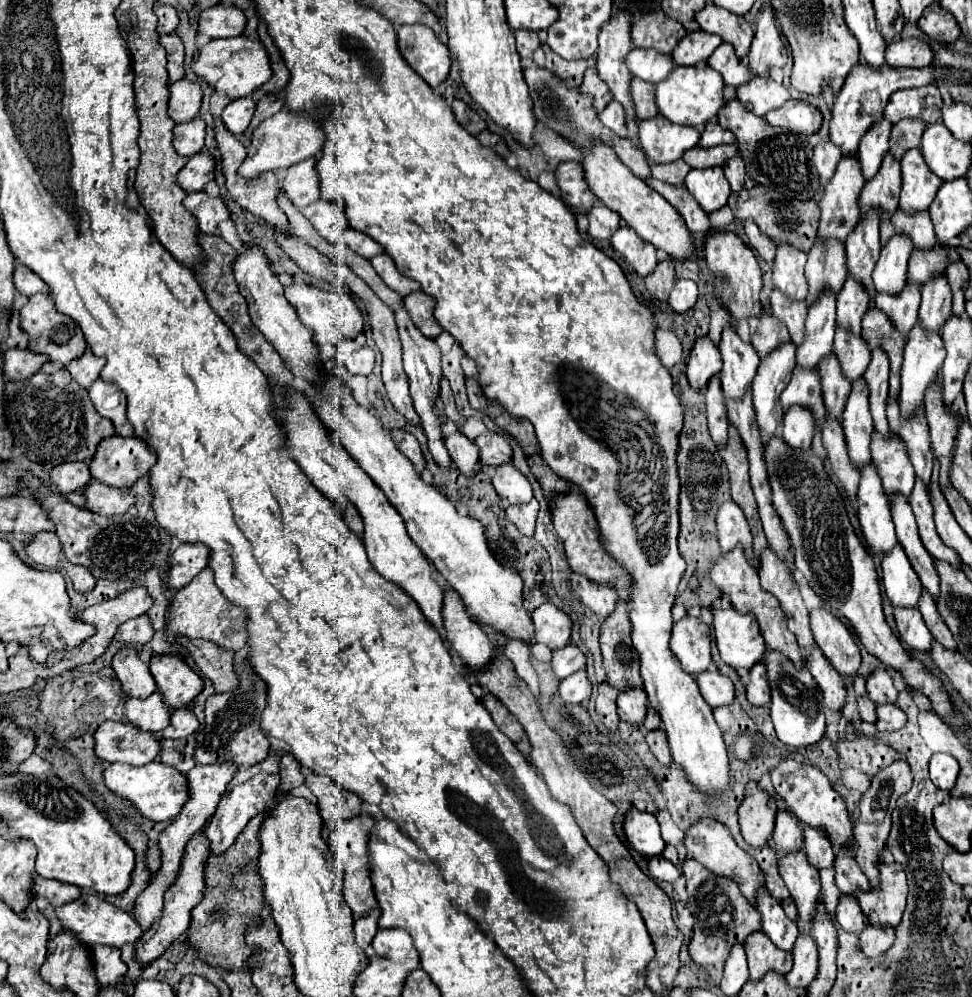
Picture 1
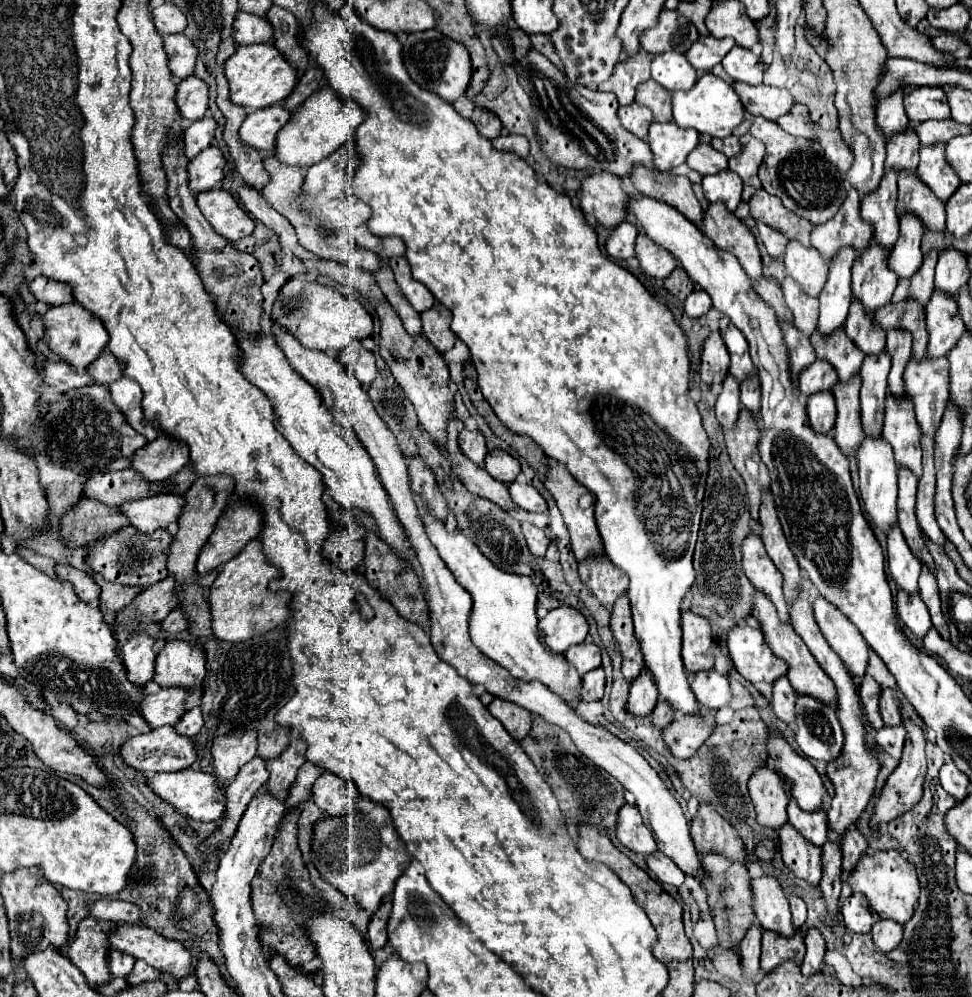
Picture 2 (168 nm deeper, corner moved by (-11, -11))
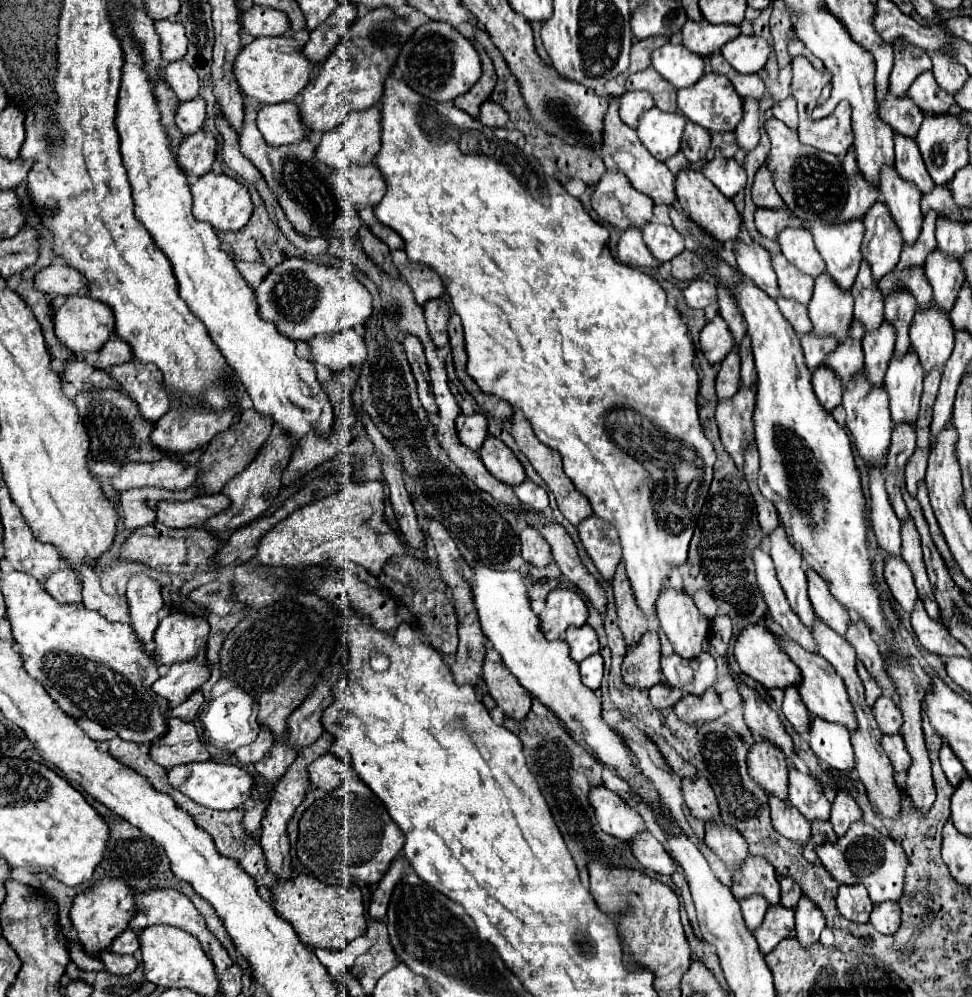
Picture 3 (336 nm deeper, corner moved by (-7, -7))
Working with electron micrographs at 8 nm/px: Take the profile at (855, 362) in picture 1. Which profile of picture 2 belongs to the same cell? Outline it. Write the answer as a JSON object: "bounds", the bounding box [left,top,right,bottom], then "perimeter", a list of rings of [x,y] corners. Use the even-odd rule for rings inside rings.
{"bounds":[845,301,885,355],"perimeter":[[[851,301],[849,315],[845,321],[845,331],[851,337],[851,341],[867,355],[881,353],[885,349],[885,333],[863,313],[863,307],[857,301]]]}

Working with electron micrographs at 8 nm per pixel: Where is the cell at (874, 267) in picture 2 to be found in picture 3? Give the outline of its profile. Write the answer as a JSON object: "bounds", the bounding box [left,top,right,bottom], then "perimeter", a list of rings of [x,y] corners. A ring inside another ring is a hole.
{"bounds":[861,205,903,281],"perimeter":[[[873,205],[863,223],[865,235],[861,243],[861,255],[863,261],[869,263],[873,279],[879,281],[895,269],[903,249],[903,241],[899,241],[899,229],[895,229],[891,213],[887,213],[885,205]]]}

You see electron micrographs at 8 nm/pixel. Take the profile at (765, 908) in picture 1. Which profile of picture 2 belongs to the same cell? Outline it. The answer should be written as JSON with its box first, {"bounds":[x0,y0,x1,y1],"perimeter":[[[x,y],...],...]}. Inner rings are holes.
{"bounds":[751,875,795,937],"perimeter":[[[769,875],[751,879],[751,891],[753,891],[755,917],[763,925],[763,929],[771,929],[785,937],[791,937],[795,927],[791,923],[789,901],[781,891],[779,881]]]}

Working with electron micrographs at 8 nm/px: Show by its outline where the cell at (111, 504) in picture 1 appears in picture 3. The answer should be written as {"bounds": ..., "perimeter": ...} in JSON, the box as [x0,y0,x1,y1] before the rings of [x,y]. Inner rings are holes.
{"bounds":[155,495,229,527],"perimeter":[[[201,495],[193,501],[159,501],[155,505],[155,523],[167,525],[167,527],[199,527],[207,517],[213,517],[215,513],[227,509],[229,501],[219,495]]]}

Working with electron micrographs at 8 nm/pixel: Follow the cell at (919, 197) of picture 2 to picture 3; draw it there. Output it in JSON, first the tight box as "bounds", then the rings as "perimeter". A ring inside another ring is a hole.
{"bounds":[895,137,935,195],"perimeter":[[[895,137],[895,171],[901,179],[913,183],[923,195],[931,193],[935,187],[923,165],[923,159],[919,157],[915,141],[903,141],[903,137]]]}

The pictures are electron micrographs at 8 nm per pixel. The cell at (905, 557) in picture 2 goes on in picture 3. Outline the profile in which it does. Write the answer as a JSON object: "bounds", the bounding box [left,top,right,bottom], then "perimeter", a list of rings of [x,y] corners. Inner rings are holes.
{"bounds":[869,469,901,555],"perimeter":[[[869,469],[869,489],[871,489],[871,527],[875,531],[877,543],[881,549],[885,549],[887,555],[901,555],[901,523],[895,517],[895,511],[891,509],[883,475],[879,469],[871,473]]]}

